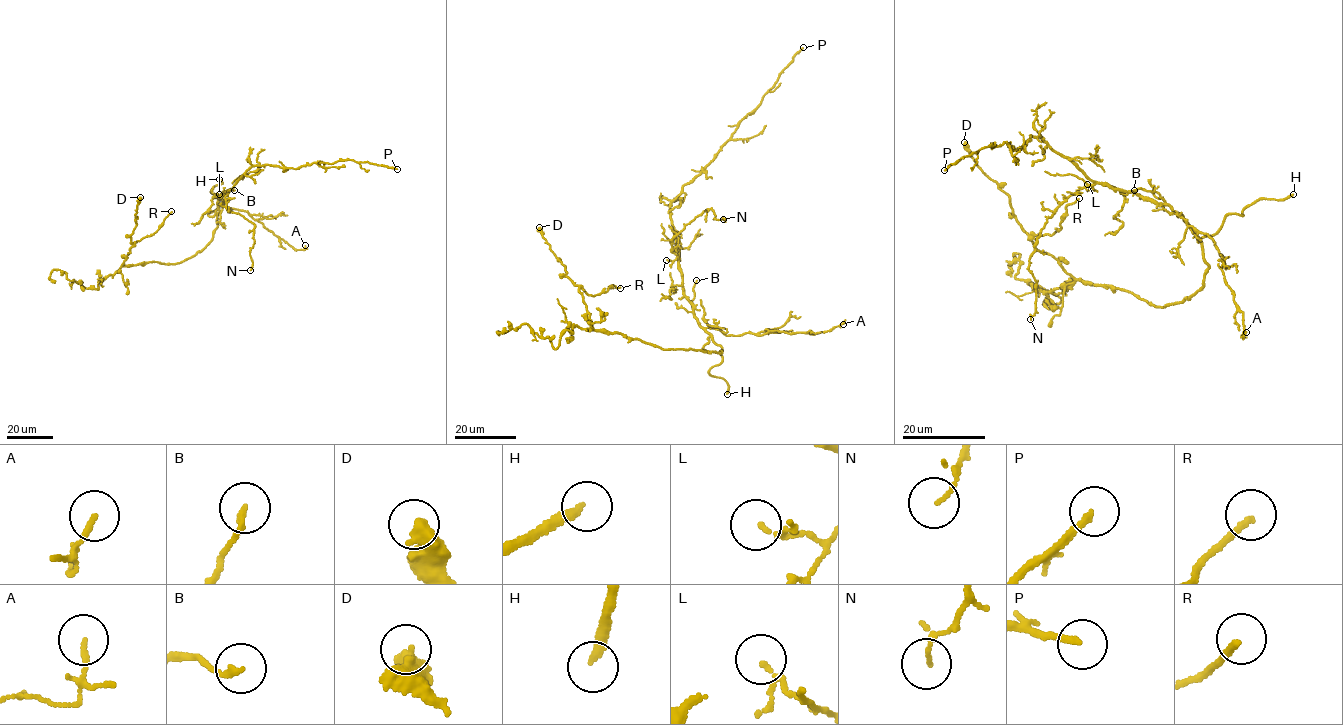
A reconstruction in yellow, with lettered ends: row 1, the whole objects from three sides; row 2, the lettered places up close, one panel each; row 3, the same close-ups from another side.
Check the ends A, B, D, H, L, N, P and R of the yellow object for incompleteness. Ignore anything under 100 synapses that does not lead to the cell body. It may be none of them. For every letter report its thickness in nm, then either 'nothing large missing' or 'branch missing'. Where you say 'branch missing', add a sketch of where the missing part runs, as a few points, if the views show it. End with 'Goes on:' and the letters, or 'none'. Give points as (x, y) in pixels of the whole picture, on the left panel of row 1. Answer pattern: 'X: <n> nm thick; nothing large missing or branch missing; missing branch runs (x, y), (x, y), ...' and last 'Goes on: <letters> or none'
A: 150 nm thick; nothing large missing
B: 170 nm thick; nothing large missing
D: 480 nm thick; nothing large missing
H: 200 nm thick; branch missing; missing branch runs (219, 179), (202, 167), (194, 156)
L: 80 nm thick; nothing large missing
N: 100 nm thick; nothing large missing
P: 200 nm thick; nothing large missing
R: 180 nm thick; nothing large missing
Goes on: H

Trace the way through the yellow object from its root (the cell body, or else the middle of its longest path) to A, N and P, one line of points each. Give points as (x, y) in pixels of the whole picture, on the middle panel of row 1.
A: (715, 343), (706, 328), (718, 329), (727, 336), (748, 332), (763, 335), (775, 330), (814, 334), (843, 324)
N: (715, 343), (699, 325), (684, 294), (671, 240), (708, 209), (714, 210), (715, 219), (723, 219)
P: (715, 343), (699, 325), (684, 294), (670, 208), (683, 186), (715, 158), (737, 125), (756, 109), (803, 47)

